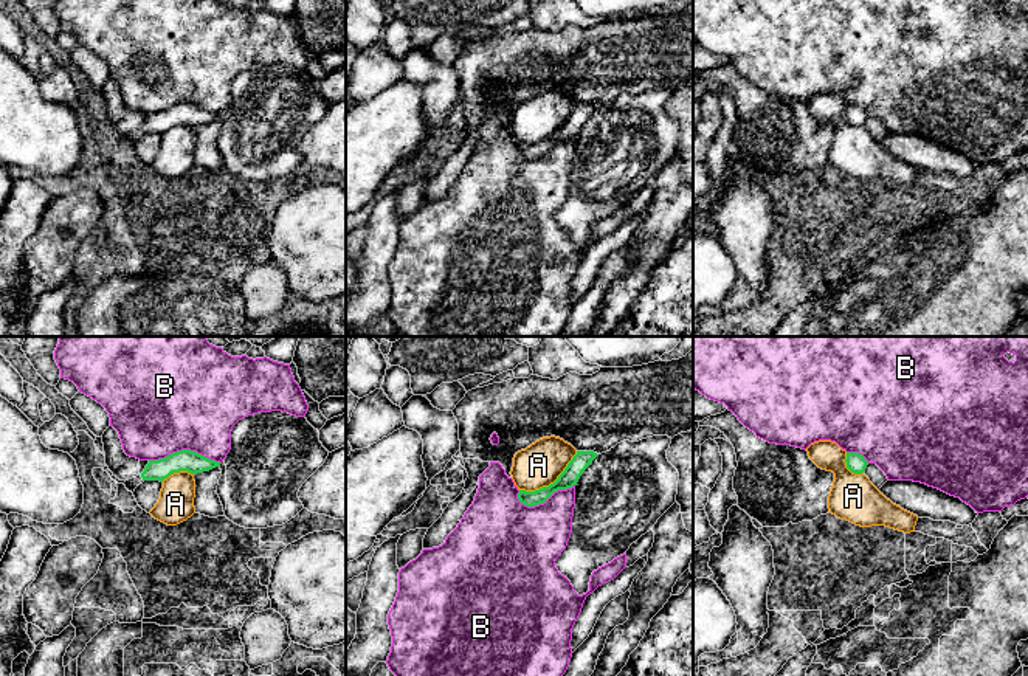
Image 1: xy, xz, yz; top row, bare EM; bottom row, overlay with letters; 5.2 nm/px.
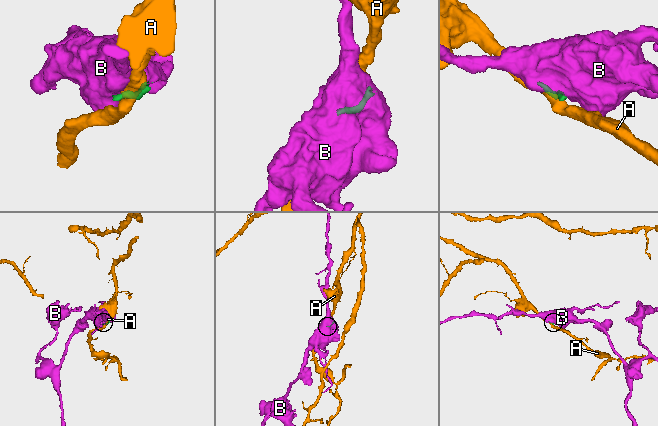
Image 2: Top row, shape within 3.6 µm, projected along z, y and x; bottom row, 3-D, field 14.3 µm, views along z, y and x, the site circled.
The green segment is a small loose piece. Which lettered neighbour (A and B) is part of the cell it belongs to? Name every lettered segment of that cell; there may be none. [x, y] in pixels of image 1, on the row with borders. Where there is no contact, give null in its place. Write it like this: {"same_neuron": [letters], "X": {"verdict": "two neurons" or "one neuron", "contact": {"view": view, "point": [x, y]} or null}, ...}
{"same_neuron": [], "A": {"verdict": "two neurons", "contact": {"view": "xz", "point": [551, 484]}}, "B": {"verdict": "two neurons", "contact": {"view": "xy", "point": [185, 450]}}}

